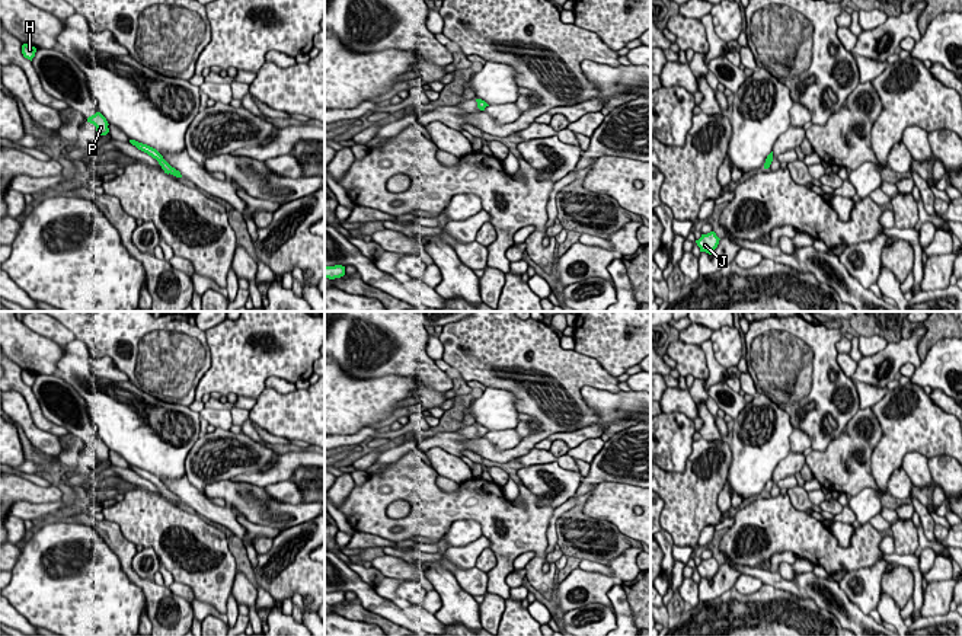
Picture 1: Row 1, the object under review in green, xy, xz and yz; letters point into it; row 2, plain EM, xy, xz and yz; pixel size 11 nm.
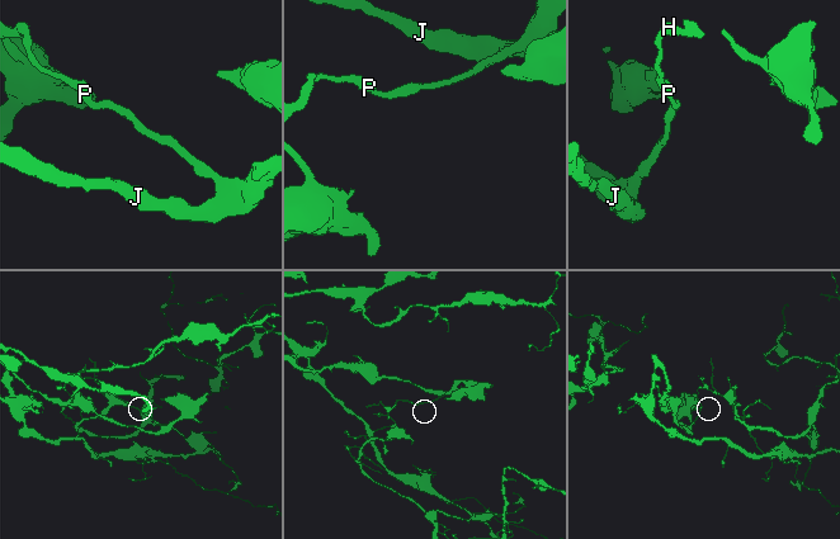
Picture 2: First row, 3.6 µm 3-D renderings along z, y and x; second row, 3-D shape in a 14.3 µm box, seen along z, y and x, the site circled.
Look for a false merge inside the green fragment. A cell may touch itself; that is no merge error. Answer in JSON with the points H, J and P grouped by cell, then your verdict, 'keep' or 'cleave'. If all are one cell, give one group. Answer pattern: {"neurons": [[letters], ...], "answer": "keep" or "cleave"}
{"neurons": [["H", "P"], ["J"]], "answer": "cleave"}

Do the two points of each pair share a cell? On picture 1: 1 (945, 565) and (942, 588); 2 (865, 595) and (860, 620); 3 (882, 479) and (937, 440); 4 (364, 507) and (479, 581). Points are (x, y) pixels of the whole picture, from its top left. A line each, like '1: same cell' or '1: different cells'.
1: different cells
2: different cells
3: same cell
4: different cells

